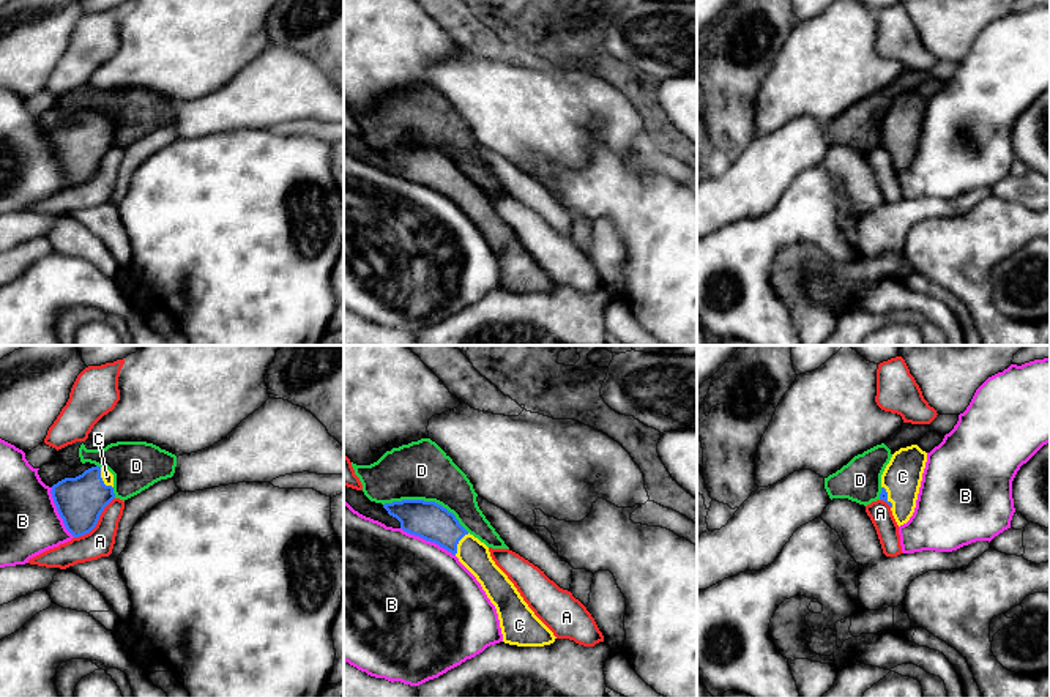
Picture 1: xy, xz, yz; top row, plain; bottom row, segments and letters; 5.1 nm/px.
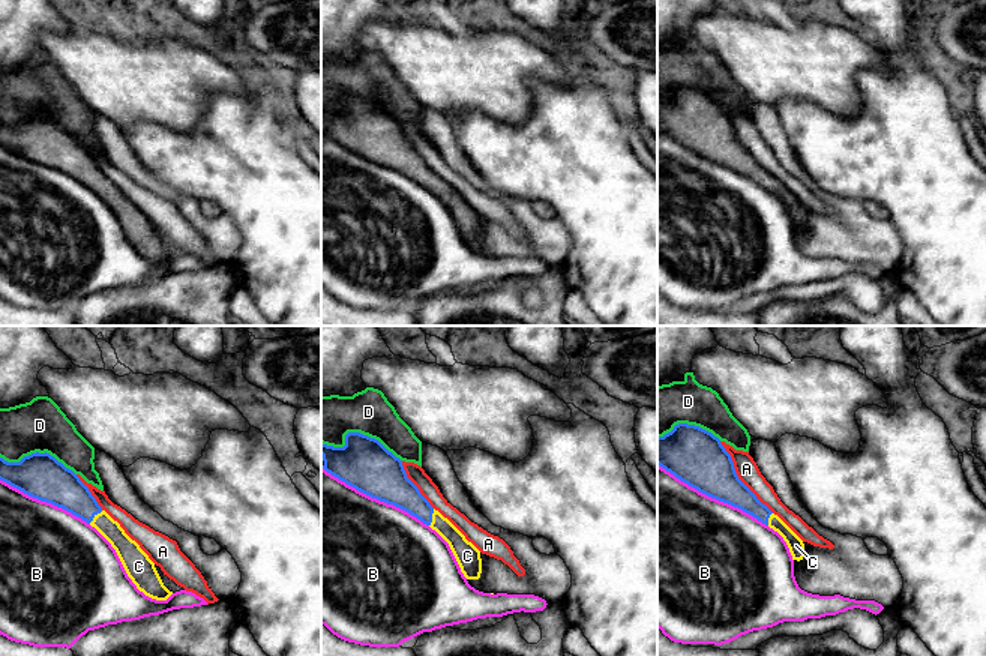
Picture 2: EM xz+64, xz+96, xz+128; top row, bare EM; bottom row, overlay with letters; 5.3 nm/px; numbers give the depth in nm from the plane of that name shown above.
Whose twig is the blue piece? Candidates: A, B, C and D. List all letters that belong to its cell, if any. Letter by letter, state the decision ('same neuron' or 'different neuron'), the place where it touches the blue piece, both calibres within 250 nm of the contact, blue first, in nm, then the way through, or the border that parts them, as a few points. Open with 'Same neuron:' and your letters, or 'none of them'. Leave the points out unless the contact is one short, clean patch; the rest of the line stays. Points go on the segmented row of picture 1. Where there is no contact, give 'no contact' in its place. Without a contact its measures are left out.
Same neuron: C
A: different neuron; contact xy (96, 522); calibres 240 and 150 nm
B: different neuron; contact xz (428, 540); calibres 190 and 500 nm
C: same neuron; contact xy (101, 480); calibres 240 and 60 nm; way xy (79, 500), (101, 480), (106, 475)
D: different neuron; contact xz (428, 502); calibres 190 and 300 nm

